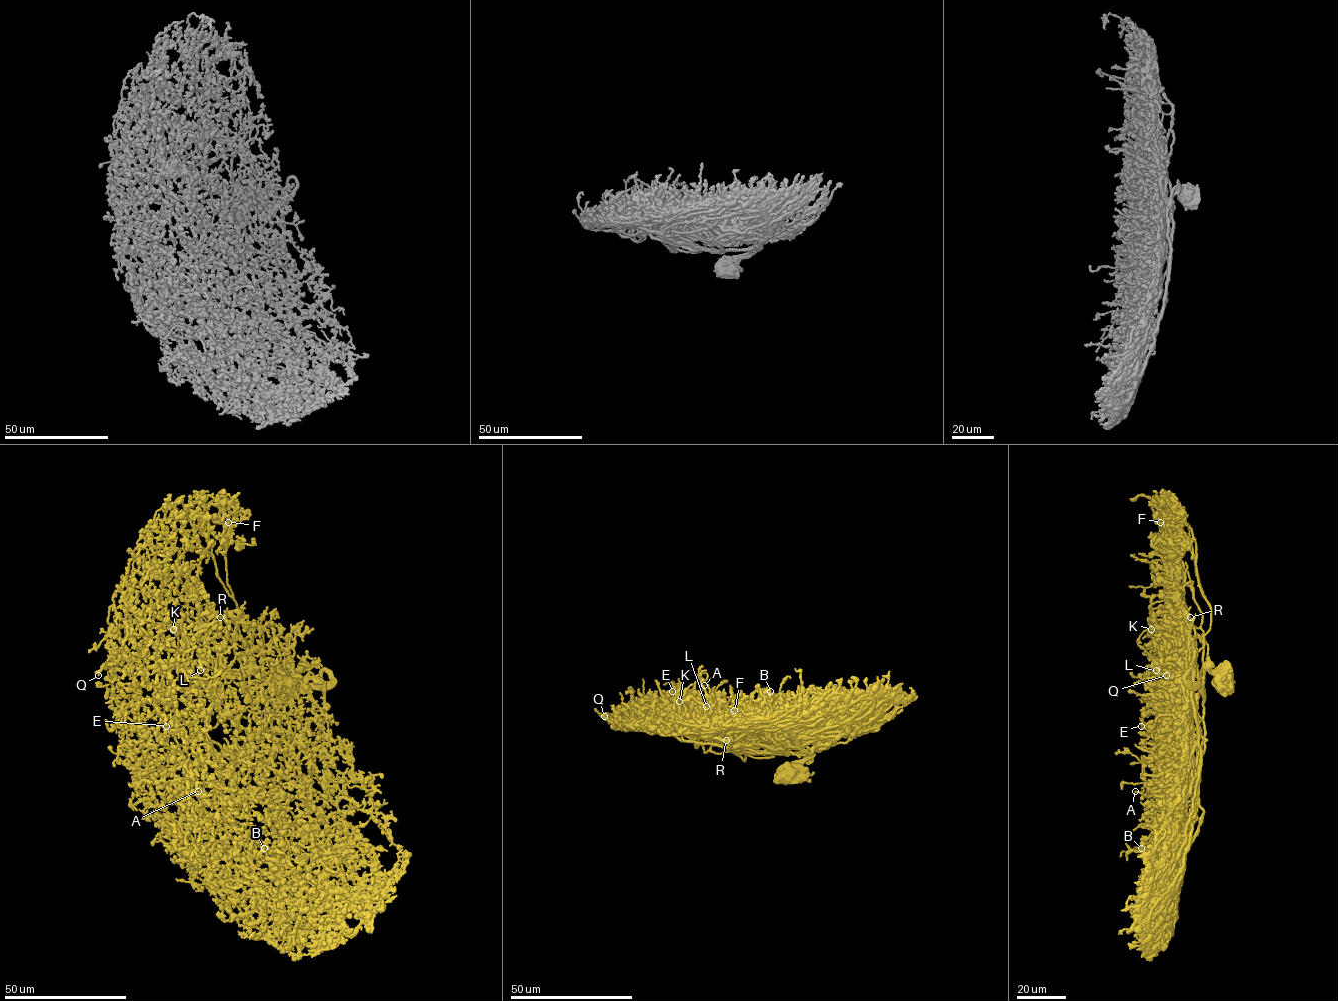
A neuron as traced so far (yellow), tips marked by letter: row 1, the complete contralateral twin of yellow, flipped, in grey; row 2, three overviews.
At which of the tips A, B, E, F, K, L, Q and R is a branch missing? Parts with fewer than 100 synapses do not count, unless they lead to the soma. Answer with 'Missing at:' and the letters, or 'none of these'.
Missing at: R

